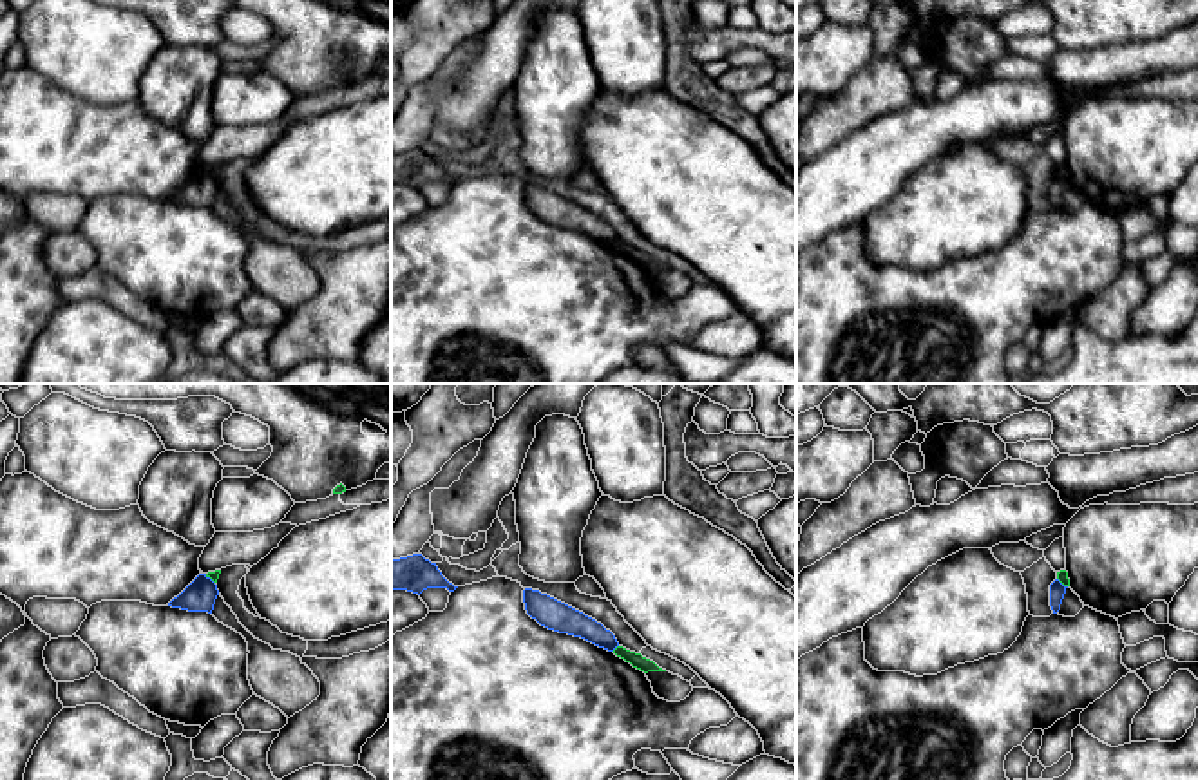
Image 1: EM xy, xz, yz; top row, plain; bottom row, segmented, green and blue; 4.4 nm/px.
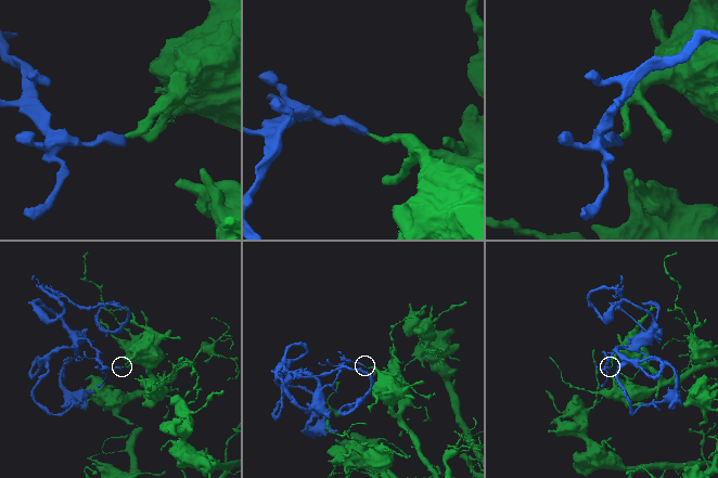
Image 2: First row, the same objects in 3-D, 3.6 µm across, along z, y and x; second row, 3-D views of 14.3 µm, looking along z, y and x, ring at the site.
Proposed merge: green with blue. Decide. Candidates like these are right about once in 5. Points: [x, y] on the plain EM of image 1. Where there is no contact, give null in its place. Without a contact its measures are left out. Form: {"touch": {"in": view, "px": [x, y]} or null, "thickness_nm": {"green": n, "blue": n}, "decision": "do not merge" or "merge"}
{"touch": {"in": "xz", "px": [616, 243]}, "thickness_nm": {"green": 70, "blue": 120}, "decision": "do not merge"}

